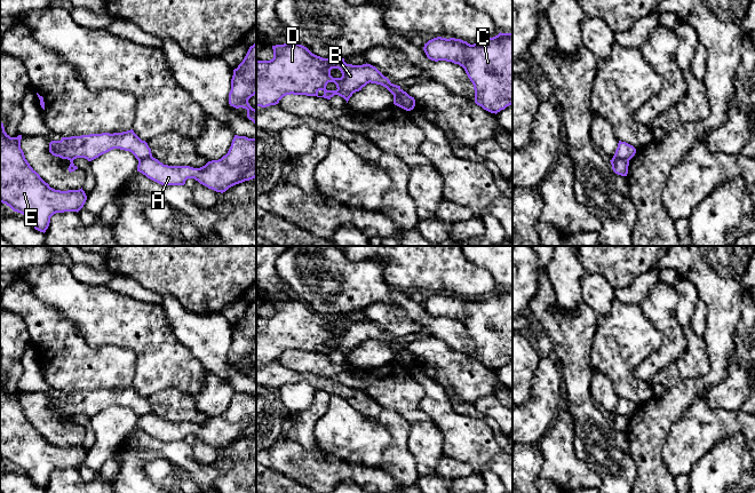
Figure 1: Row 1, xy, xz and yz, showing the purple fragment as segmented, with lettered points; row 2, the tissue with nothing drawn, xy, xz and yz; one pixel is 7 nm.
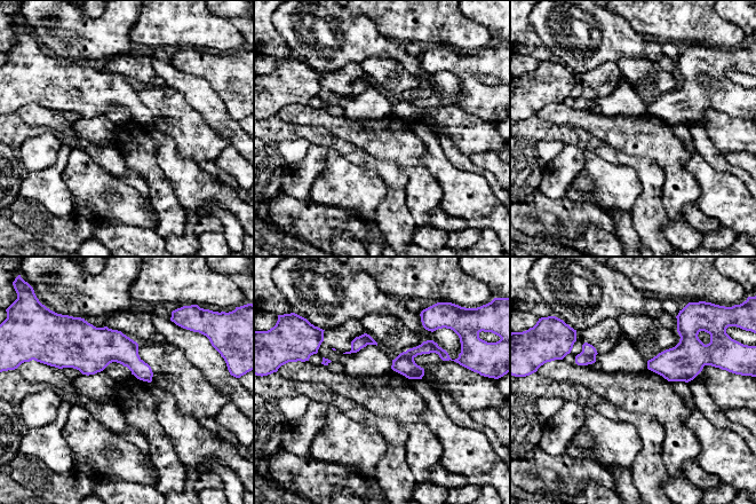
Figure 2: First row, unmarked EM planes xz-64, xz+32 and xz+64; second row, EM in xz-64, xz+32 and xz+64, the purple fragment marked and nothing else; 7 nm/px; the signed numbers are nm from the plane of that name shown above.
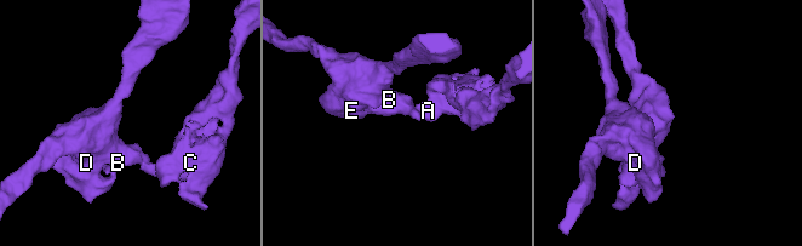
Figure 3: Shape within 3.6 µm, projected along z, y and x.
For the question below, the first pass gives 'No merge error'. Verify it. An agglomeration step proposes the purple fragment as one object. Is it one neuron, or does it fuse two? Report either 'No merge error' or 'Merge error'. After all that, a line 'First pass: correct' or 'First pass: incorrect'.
Merge error
First pass: incorrect

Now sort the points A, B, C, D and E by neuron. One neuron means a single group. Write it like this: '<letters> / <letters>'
A C / B D E

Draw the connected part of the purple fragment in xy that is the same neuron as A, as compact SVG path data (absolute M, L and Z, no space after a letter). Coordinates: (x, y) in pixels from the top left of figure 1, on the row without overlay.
M235 391L225 412L218 416L208 418L200 424L190 422L168 422L150 413L138 418L137 428L161 442L184 442L188 435L194 435L200 440L216 448L225 448L229 444L256 434L256 395Z

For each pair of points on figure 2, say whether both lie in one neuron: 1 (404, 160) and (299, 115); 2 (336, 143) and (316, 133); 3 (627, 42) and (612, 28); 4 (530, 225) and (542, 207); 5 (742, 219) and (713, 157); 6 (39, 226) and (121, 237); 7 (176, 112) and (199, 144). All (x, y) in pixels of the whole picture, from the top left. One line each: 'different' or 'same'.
1: same
2: same
3: same
4: different
5: different
6: same
7: same

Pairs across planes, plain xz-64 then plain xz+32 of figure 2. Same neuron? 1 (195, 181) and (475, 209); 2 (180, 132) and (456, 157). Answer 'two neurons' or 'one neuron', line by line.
1: one neuron
2: two neurons

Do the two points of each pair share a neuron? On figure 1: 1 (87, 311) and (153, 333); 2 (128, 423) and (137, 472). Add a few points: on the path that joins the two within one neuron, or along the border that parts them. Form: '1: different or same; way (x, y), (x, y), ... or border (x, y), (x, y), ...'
1: same; way (103, 316), (137, 325)
2: different; border (136, 427), (121, 443)

